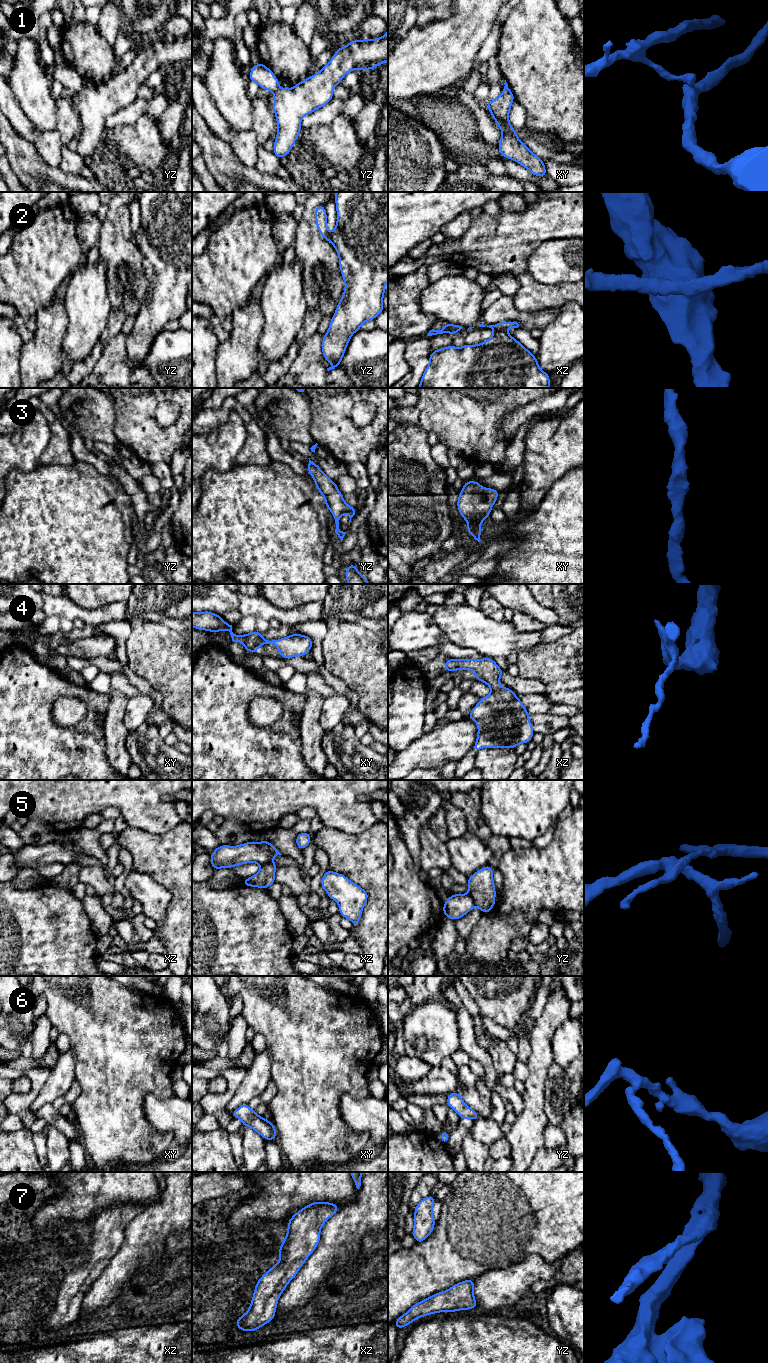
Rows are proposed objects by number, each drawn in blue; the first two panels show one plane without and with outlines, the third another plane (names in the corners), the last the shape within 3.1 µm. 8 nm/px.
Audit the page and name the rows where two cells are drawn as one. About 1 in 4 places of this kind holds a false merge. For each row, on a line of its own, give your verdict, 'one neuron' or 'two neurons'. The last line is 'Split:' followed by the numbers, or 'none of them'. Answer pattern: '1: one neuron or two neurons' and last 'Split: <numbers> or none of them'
1: two neurons
2: two neurons
3: one neuron
4: one neuron
5: two neurons
6: one neuron
7: one neuron
Split: 1, 2, 5

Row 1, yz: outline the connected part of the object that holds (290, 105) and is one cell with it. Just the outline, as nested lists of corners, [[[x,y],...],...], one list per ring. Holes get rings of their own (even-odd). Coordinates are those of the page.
[[[388,30],[376,39],[353,40],[337,48],[327,65],[316,74],[306,78],[290,89],[278,87],[274,93],[273,111],[277,120],[277,137],[274,140],[273,154],[278,158],[288,155],[301,131],[304,116],[323,107],[333,99],[333,90],[344,76],[353,70],[371,70],[388,61]]]

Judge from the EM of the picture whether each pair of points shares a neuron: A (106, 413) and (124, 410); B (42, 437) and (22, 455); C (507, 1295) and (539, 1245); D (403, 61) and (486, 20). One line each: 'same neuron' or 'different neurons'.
A: different neurons
B: same neuron
C: different neurons
D: same neuron

